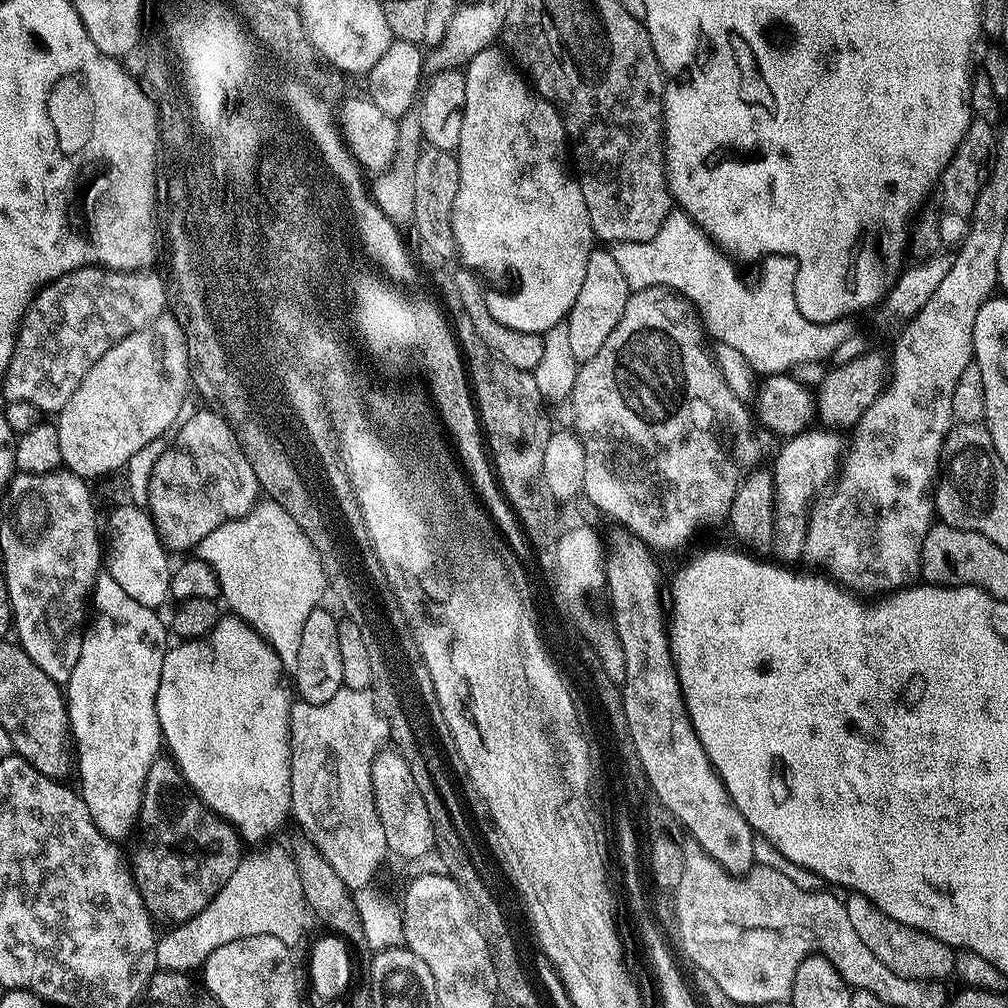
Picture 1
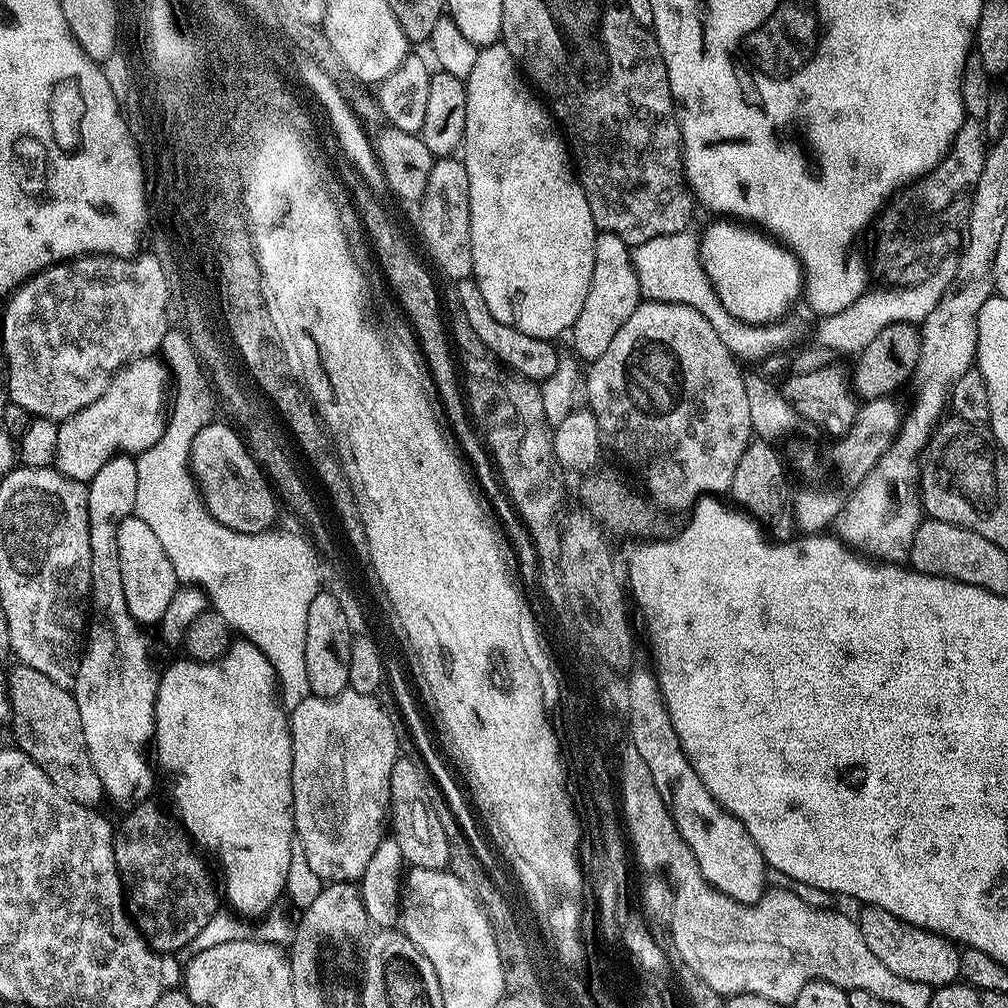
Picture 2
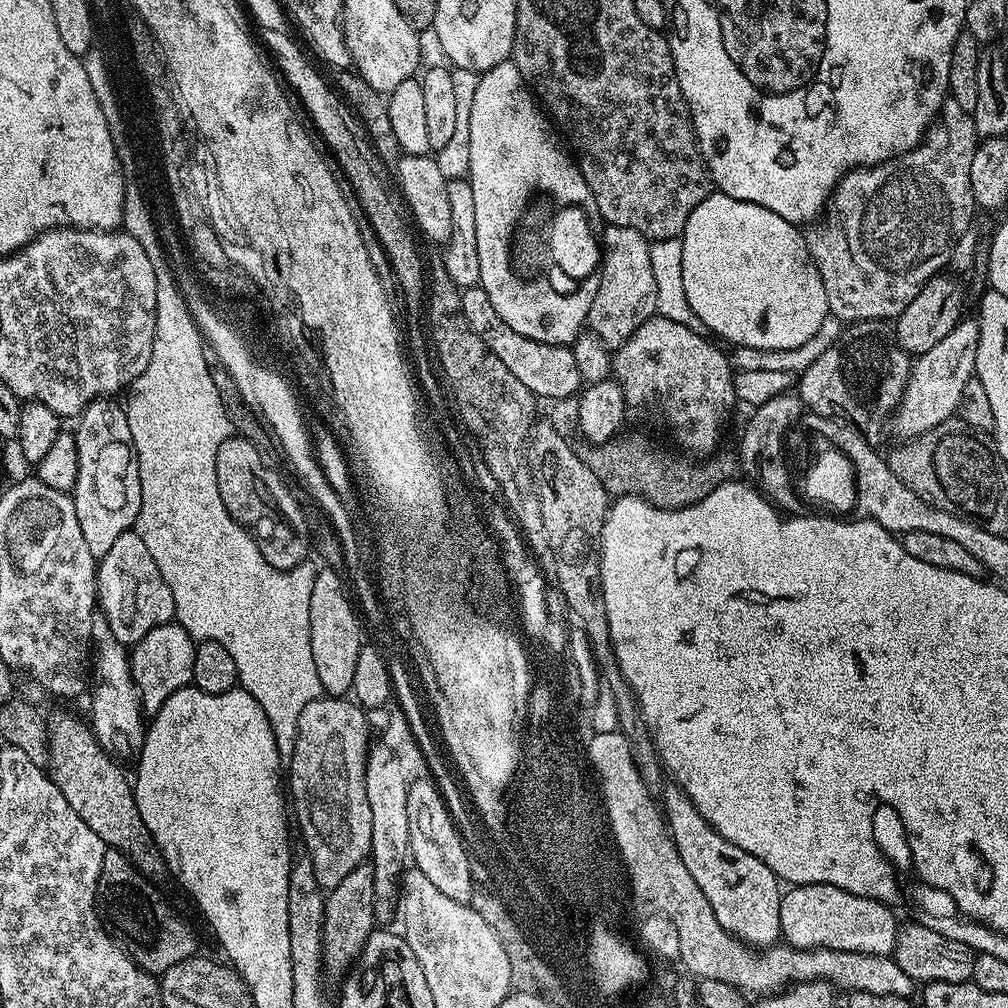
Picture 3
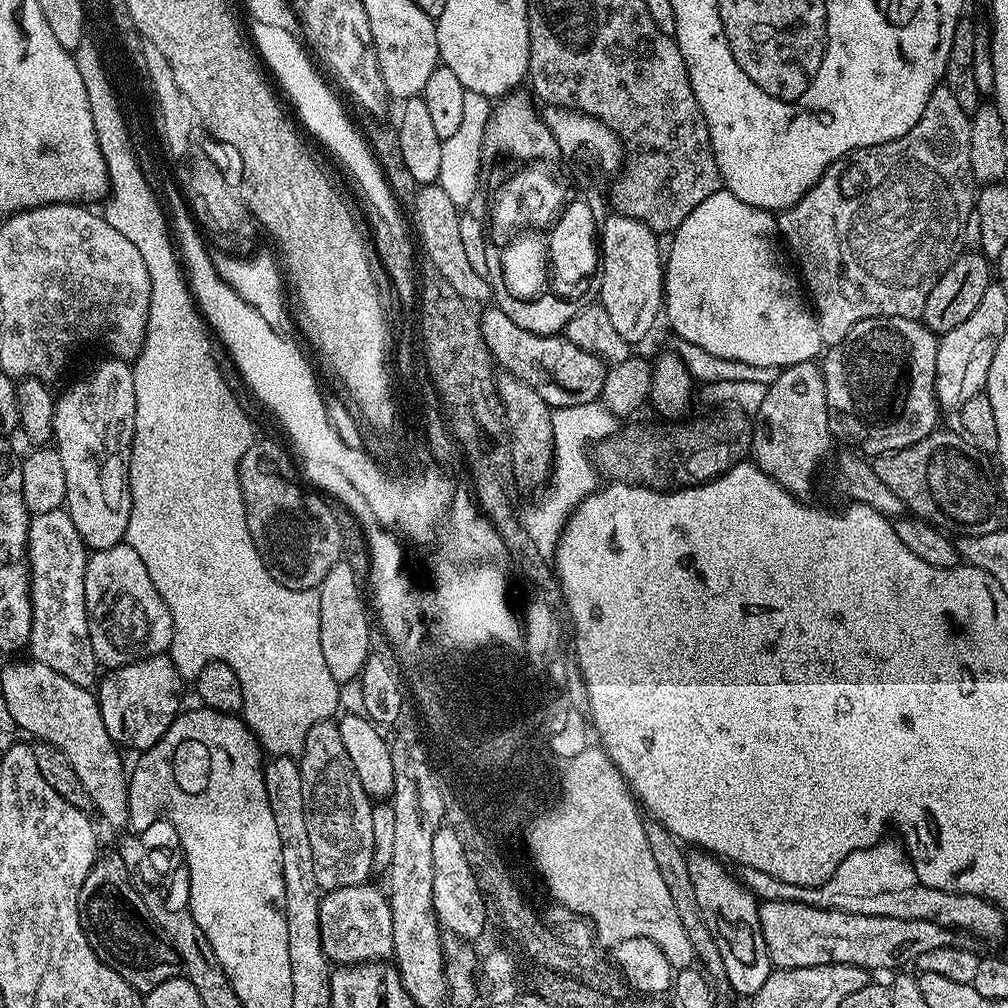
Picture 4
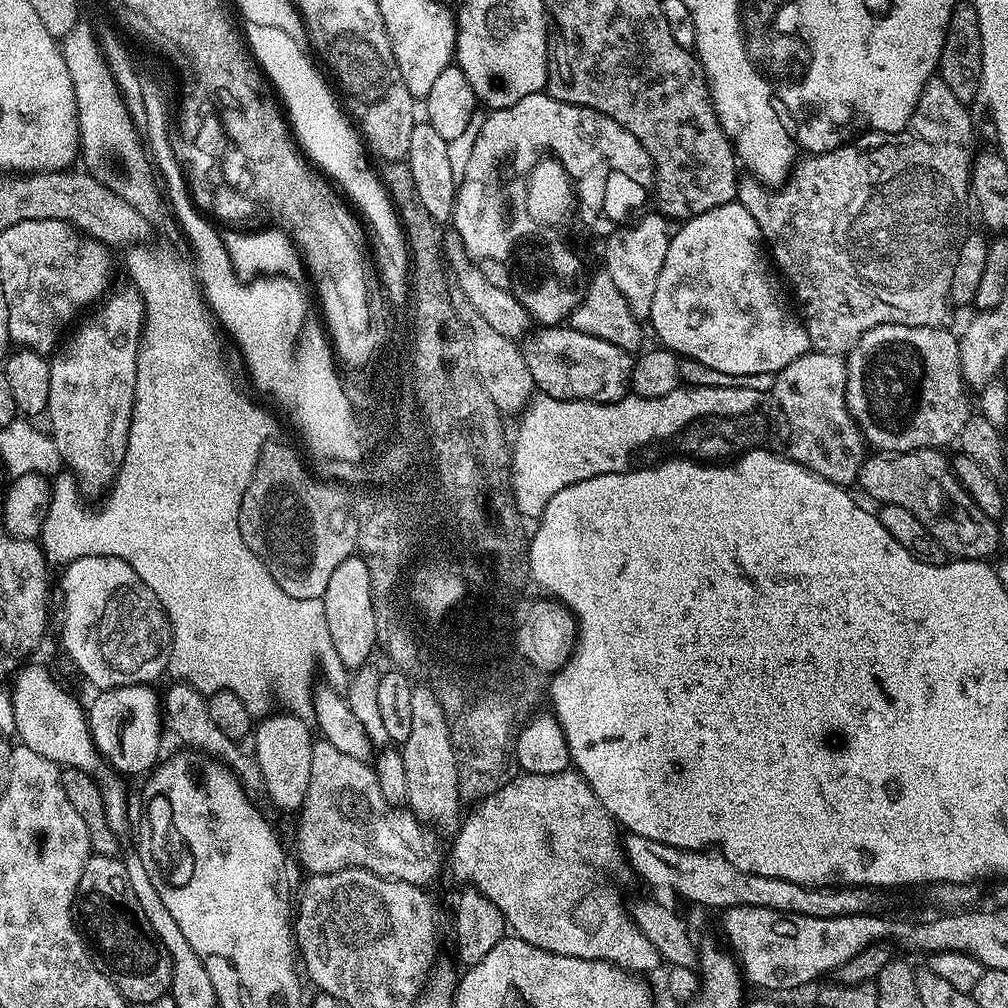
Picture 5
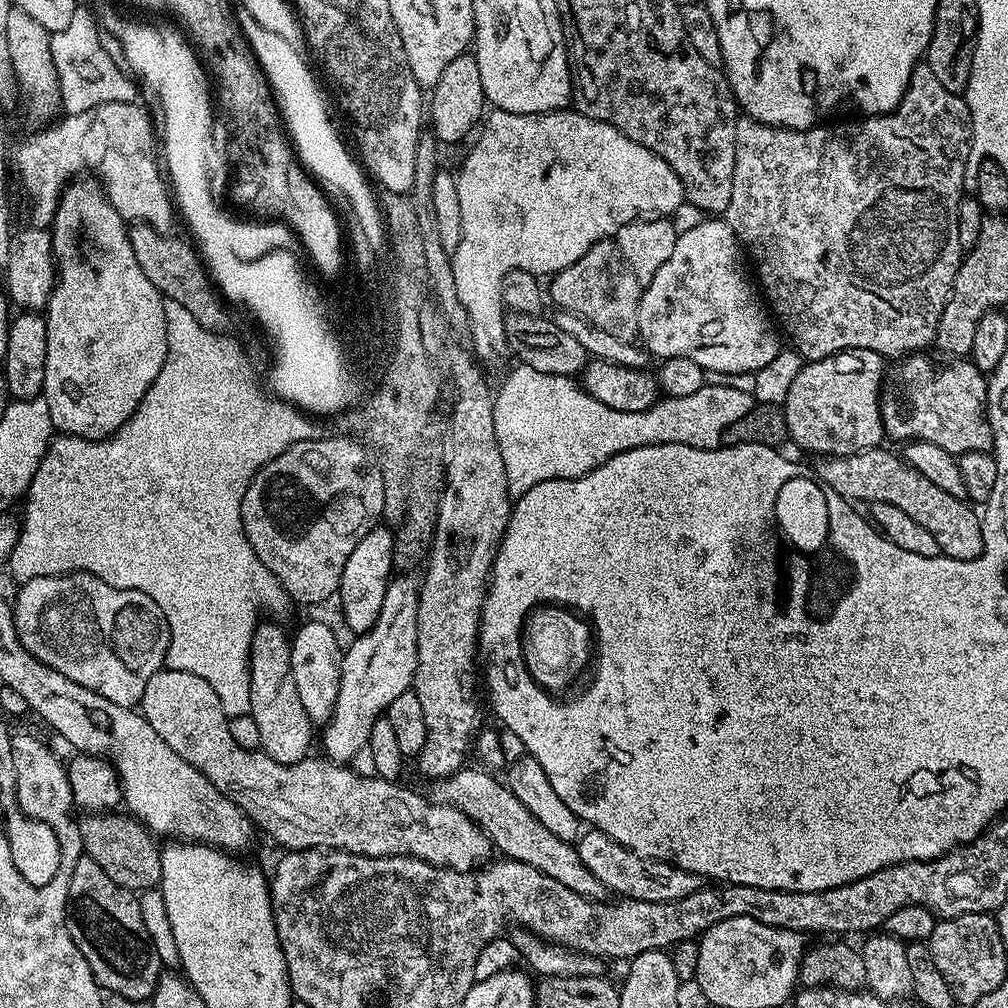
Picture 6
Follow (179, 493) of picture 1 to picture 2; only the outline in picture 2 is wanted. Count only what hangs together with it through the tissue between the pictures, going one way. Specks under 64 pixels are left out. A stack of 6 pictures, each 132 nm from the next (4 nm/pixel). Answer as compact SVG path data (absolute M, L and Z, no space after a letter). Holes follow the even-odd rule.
M209 422L205 428L198 430L198 434L192 443L192 455L190 457L190 467L197 488L200 490L201 496L204 497L204 505L208 507L208 512L222 526L230 527L230 496L228 492L236 486L246 486L248 480L258 480L258 476L265 476L264 471L254 462L254 458L246 450L246 446L242 442L240 432L235 428L232 429L228 424L216 424L217 422Z

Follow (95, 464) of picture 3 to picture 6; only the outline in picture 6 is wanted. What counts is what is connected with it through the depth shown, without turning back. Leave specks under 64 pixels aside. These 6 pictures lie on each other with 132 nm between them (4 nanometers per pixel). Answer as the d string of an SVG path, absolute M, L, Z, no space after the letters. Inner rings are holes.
M76 178L65 187L56 203L56 211L50 217L52 234L52 259L56 261L56 285L48 299L48 307L42 315L46 326L46 378L44 379L43 397L46 406L50 406L50 418L53 429L65 436L78 436L82 440L103 440L118 431L134 414L134 410L142 402L146 390L162 370L162 362L166 362L168 343L166 342L166 314L164 313L165 297L142 274L142 266L138 266L138 258L134 254L134 246L128 237L129 225L125 217L115 208L104 195L104 189L95 179Z

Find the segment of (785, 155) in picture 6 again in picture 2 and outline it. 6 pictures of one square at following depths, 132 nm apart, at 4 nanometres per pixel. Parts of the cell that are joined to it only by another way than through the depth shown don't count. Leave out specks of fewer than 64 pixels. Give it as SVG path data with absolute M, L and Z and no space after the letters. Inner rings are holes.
M965 119L938 166L889 199L878 216L880 244L873 246L872 256L870 252L871 263L880 264L885 285L916 284L931 269L936 268L942 258L957 251L962 237L968 231L972 199L978 178L982 178L982 166L988 156L989 146L983 123Z

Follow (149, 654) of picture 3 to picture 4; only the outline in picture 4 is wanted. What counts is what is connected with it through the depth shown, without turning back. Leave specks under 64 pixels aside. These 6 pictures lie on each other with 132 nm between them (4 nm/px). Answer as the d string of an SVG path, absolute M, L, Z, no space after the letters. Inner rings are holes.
M171 655L143 656L106 675L104 680L99 681L96 697L111 739L123 747L132 746L135 750L156 745L182 708L180 702L184 681Z

